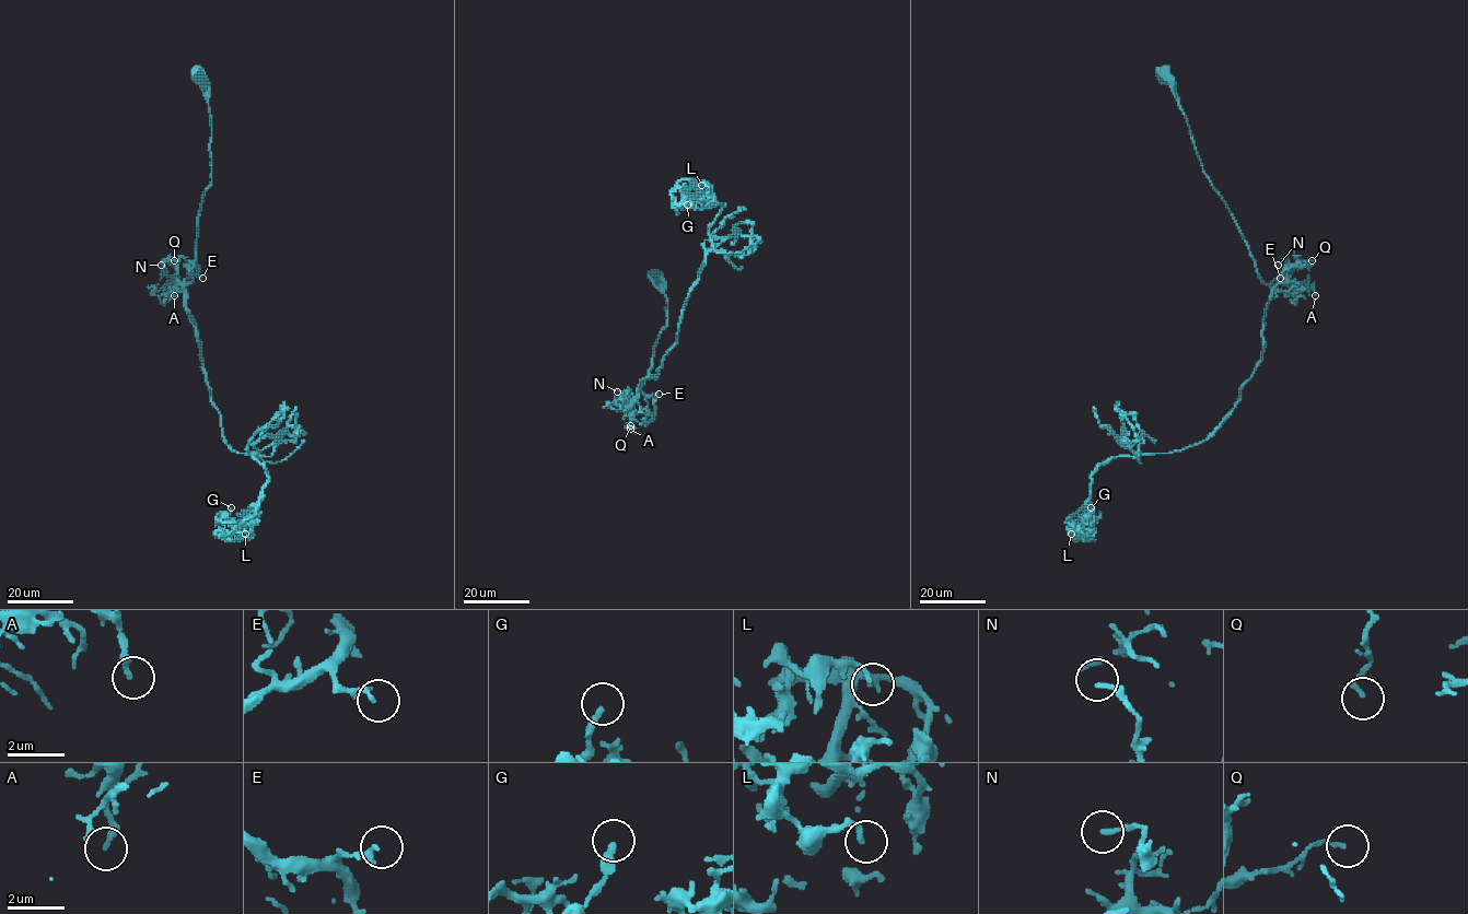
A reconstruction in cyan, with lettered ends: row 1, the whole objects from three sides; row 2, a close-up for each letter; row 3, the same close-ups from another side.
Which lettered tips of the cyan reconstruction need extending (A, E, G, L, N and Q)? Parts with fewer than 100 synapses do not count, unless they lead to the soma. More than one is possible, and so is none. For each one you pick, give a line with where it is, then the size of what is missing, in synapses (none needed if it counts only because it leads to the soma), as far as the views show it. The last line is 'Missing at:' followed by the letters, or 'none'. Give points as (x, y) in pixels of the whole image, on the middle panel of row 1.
Missing at: none

